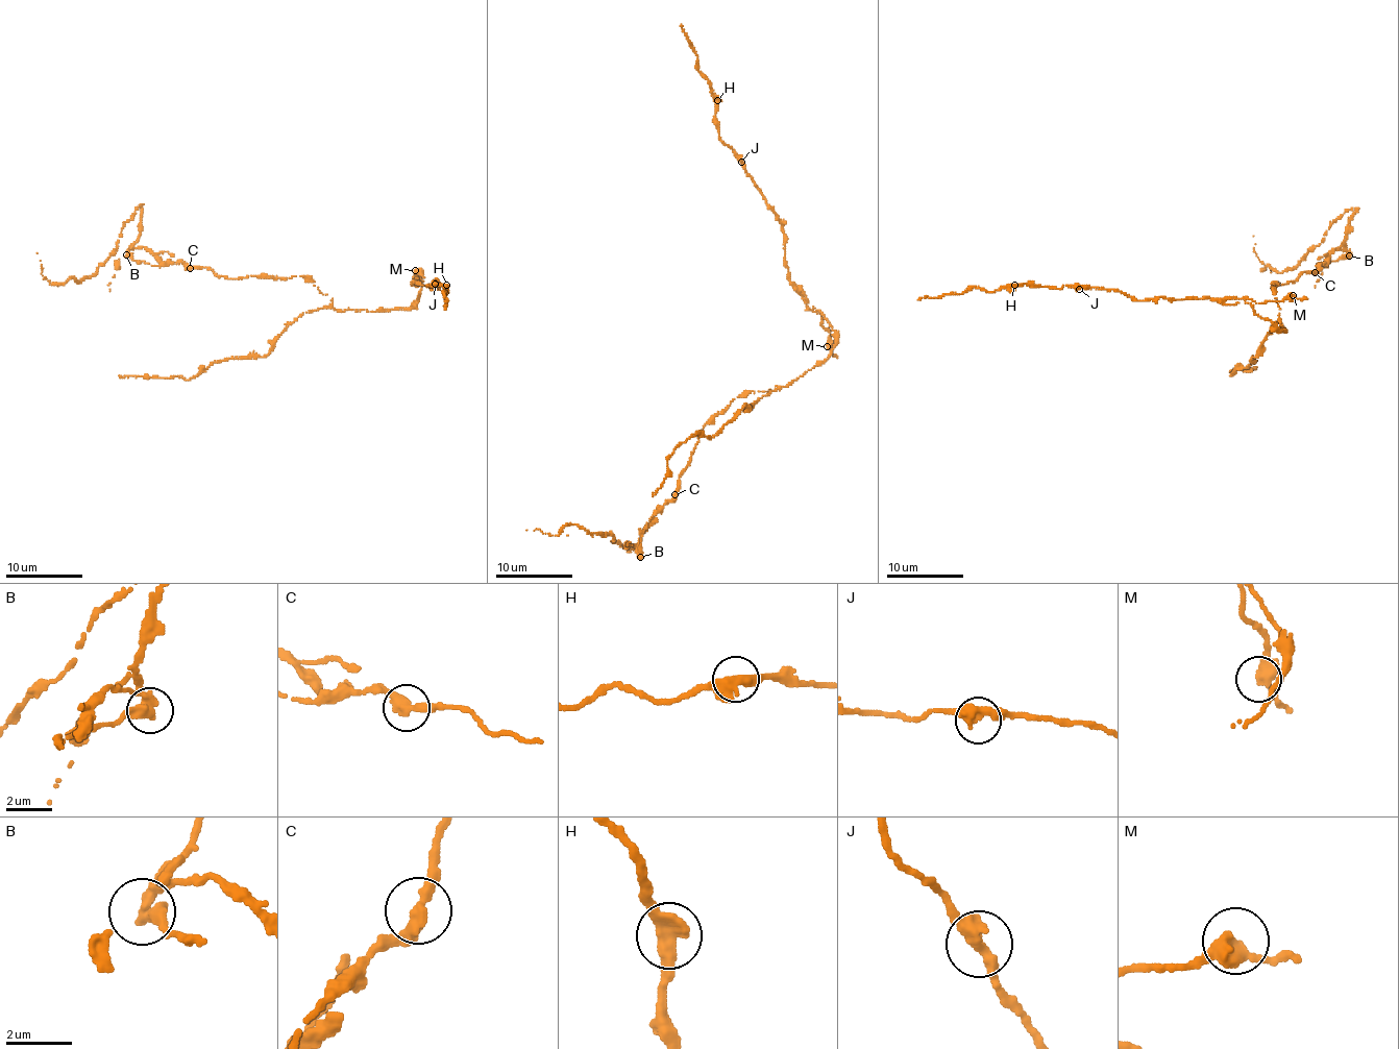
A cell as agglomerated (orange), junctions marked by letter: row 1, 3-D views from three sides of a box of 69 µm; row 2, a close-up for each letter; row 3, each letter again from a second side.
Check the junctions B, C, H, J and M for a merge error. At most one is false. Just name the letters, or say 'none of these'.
B

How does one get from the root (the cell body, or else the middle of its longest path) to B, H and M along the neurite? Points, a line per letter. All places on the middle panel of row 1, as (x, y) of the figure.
B: (767, 391), (749, 391), (733, 399), (702, 430), (689, 465), (679, 479), (679, 492), (646, 522), (640, 557)
H: (767, 391), (824, 363), (836, 333), (790, 281), (781, 221), (740, 157), (720, 139), (717, 100)
M: (767, 391), (791, 385), (827, 359), (836, 333), (819, 312), (830, 334), (827, 346)

